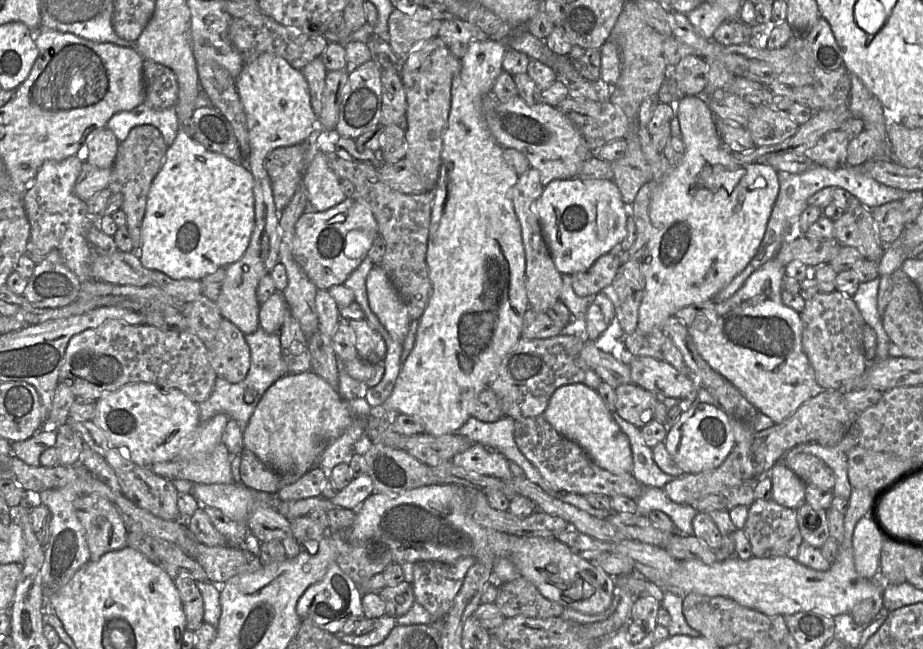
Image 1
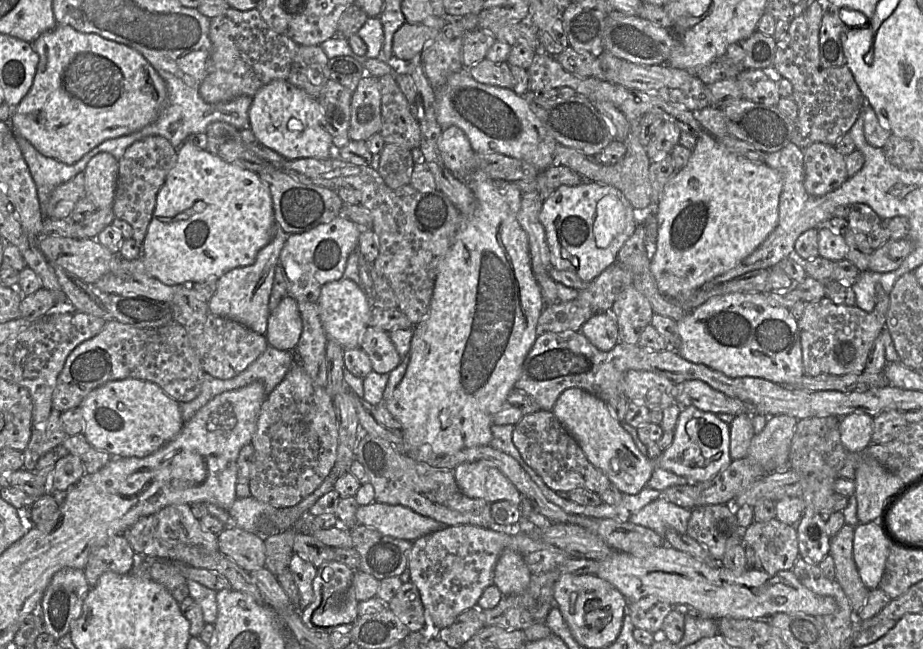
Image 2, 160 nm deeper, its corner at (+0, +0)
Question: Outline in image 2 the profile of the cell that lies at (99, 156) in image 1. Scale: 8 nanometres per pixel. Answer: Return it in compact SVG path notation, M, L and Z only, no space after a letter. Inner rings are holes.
M100 152L93 156L84 170L85 197L96 206L96 210L112 207L118 177L118 160L108 152Z

